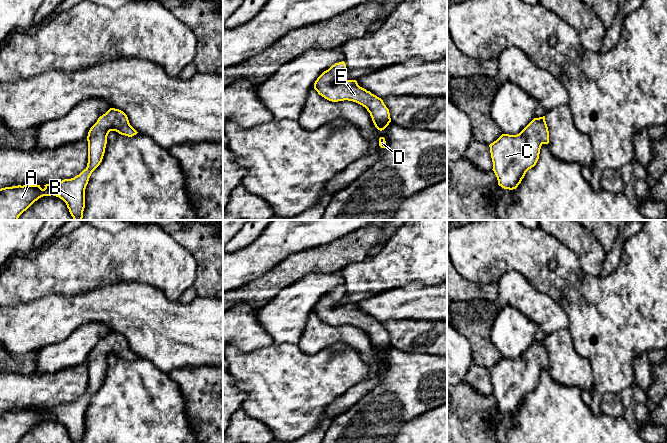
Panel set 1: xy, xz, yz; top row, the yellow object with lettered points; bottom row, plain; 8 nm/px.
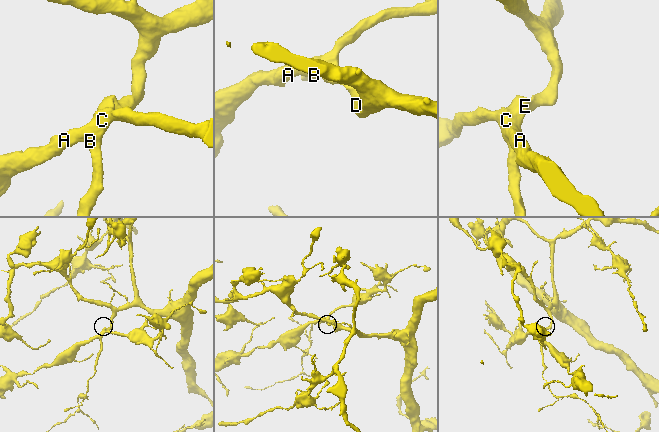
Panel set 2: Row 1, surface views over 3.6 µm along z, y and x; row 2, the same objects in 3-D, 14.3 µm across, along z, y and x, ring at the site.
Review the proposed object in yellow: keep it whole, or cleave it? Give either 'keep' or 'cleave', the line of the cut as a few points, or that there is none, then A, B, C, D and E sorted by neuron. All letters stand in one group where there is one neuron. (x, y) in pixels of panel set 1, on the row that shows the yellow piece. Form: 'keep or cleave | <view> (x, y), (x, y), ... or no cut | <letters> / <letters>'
keep | no cut | A B C D E

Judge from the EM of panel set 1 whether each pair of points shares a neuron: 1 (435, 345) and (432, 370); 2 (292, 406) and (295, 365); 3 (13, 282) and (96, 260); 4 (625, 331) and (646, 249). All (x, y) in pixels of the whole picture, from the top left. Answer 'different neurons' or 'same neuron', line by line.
1: different neurons
2: same neuron
3: same neuron
4: same neuron

